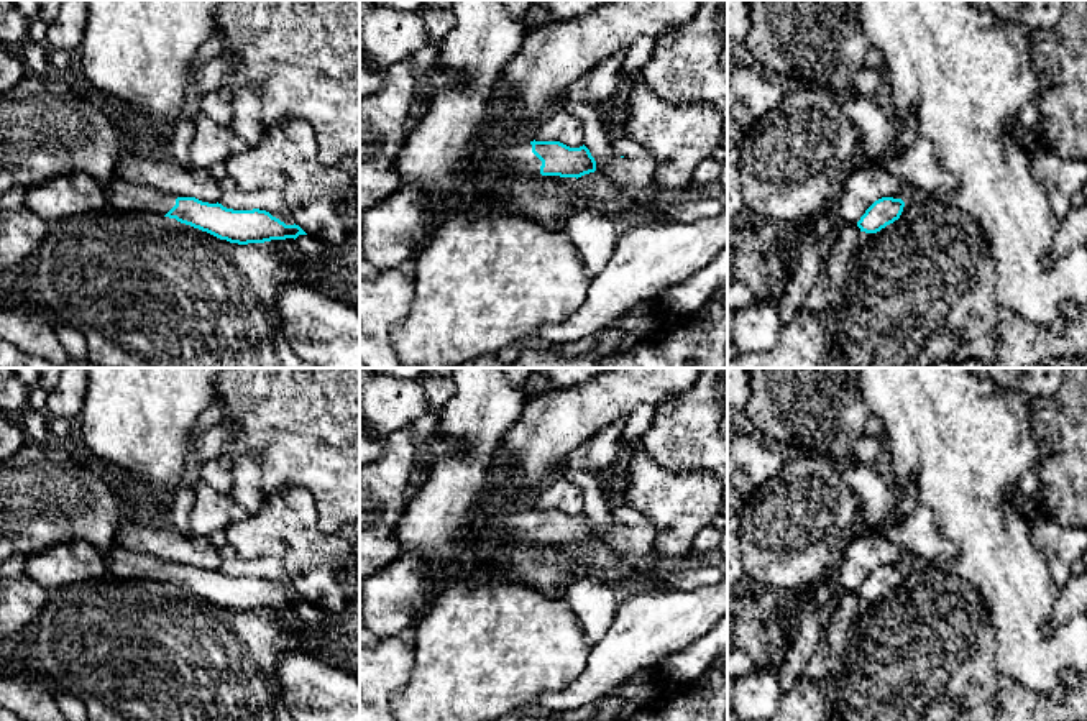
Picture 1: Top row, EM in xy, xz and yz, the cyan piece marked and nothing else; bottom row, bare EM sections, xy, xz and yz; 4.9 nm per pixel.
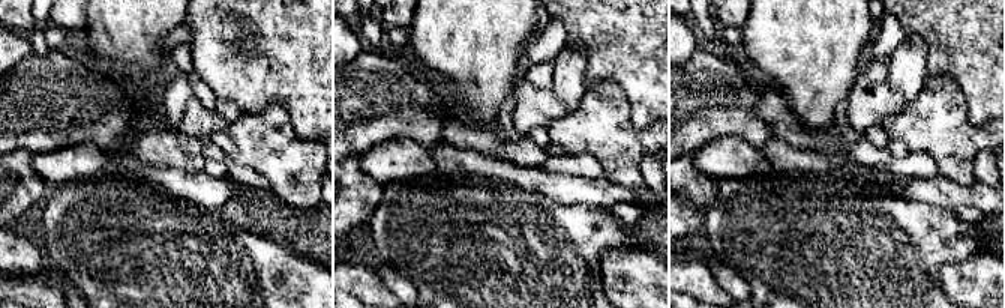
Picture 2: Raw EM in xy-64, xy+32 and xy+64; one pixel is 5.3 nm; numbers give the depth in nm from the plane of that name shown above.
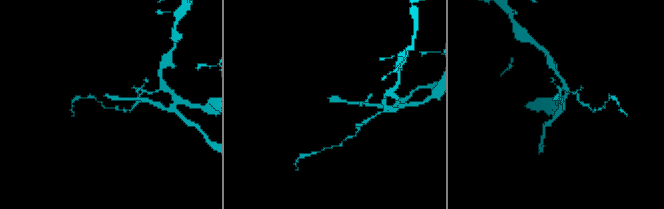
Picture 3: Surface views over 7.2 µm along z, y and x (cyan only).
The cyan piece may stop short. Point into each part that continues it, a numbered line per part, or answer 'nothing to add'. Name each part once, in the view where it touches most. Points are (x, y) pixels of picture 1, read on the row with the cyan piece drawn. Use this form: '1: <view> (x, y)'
1: xz (516, 160)

